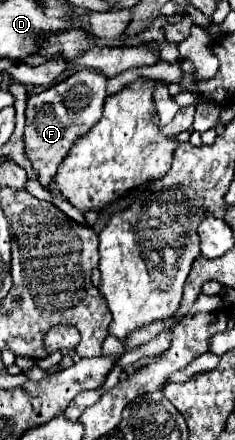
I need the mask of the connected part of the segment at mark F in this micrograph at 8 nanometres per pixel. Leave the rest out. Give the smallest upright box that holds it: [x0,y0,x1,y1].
[24,70,106,188]

